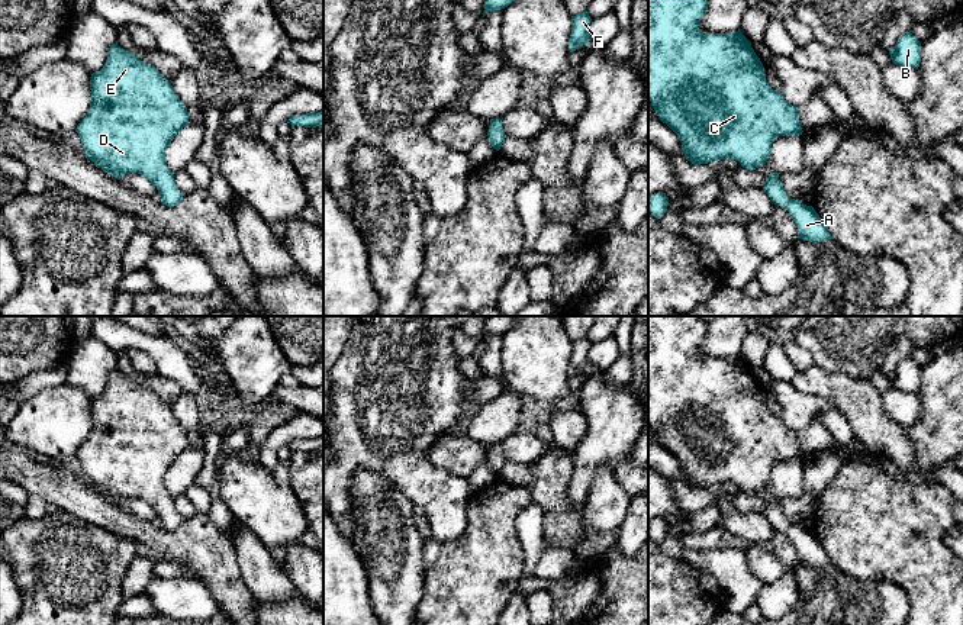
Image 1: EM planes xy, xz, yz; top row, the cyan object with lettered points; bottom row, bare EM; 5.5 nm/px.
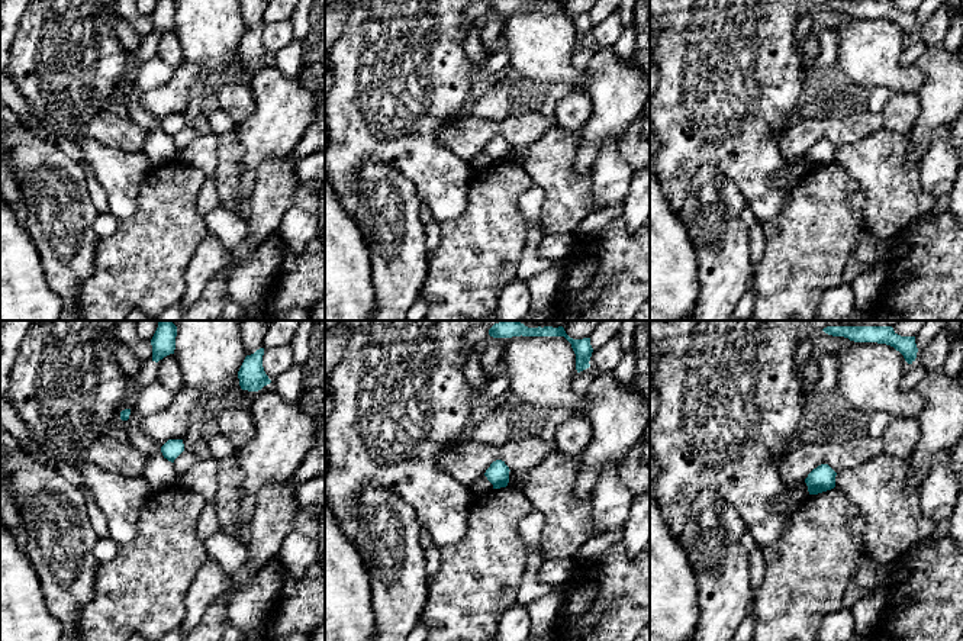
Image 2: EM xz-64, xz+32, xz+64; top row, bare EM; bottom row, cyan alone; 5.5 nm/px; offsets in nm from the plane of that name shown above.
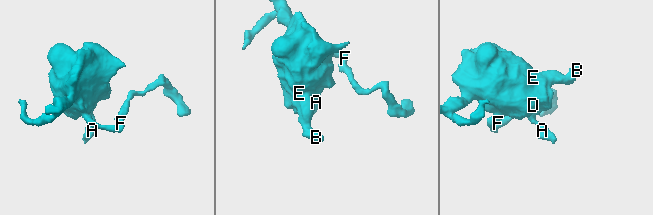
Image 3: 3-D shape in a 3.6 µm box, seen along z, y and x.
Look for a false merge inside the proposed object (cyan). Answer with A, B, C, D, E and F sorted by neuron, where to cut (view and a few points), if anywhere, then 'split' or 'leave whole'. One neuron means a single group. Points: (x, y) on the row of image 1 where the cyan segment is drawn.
A B C D E F | no cut | leave whole

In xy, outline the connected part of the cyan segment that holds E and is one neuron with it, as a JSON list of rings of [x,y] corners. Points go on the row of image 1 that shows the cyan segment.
[[[113,44],[103,68],[91,74],[90,90],[90,109],[75,129],[86,155],[117,180],[132,173],[146,177],[160,191],[162,204],[177,206],[183,194],[165,164],[165,149],[189,123],[189,112],[171,83],[154,65]]]

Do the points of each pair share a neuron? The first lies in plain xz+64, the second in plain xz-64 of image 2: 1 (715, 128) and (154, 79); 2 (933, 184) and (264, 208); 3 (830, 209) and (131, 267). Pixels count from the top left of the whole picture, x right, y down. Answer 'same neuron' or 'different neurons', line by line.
1: different neurons
2: same neuron
3: same neuron

